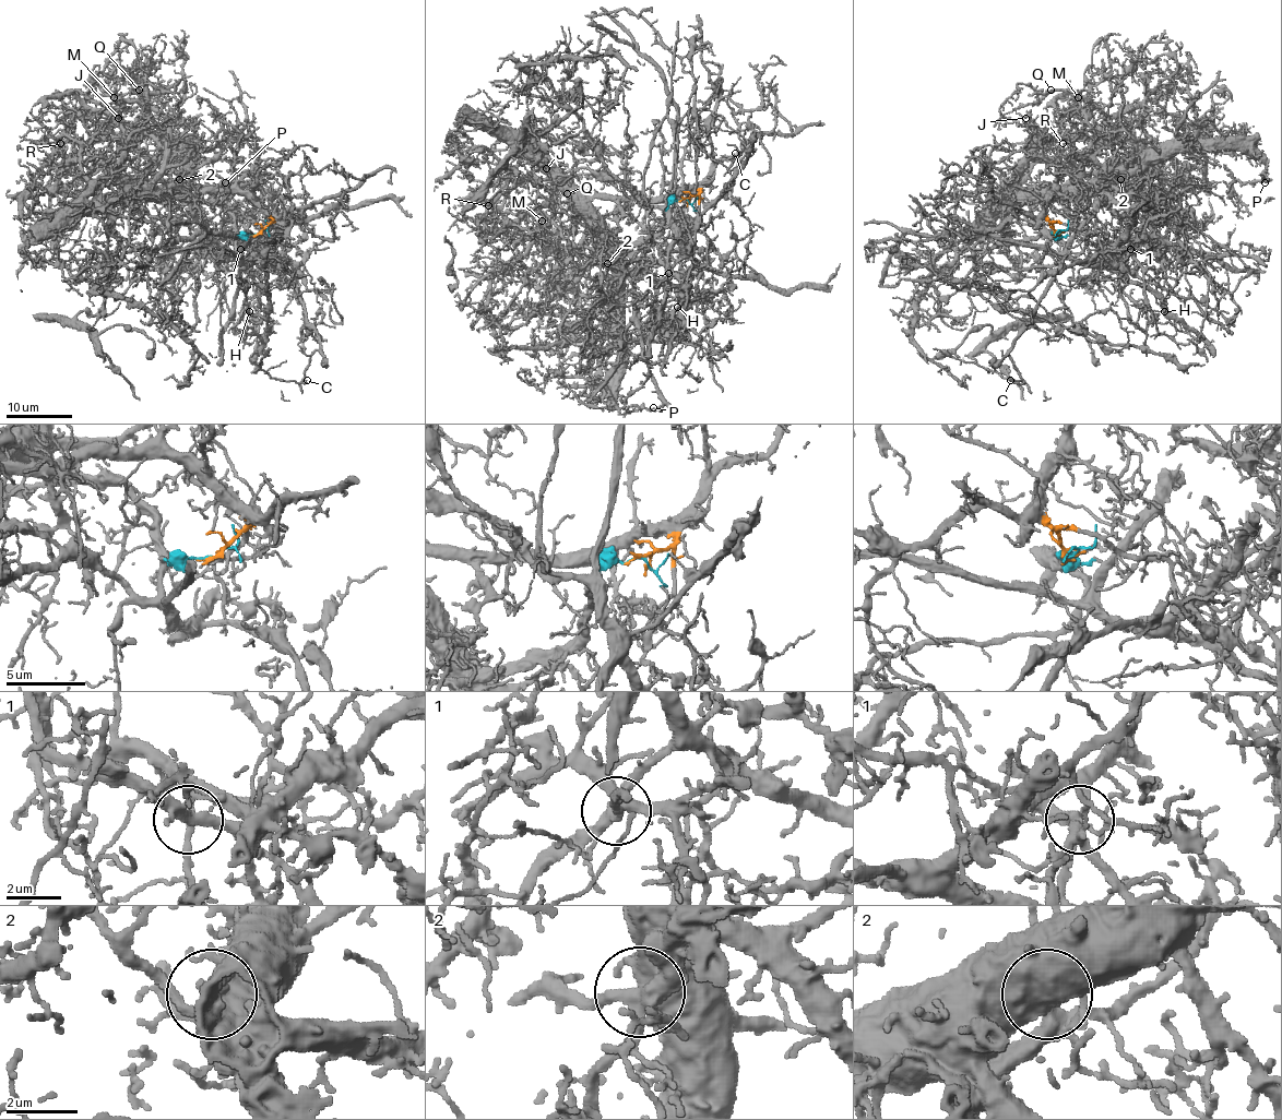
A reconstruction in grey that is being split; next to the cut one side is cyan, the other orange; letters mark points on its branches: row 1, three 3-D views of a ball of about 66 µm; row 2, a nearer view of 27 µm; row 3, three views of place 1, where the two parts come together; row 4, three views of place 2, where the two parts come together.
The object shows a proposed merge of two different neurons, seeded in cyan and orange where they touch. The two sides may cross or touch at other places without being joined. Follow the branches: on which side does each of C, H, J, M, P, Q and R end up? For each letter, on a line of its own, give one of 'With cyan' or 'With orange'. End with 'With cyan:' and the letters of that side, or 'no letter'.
C: With cyan
H: With cyan
J: With orange
M: With orange
P: With orange
Q: With orange
R: With orange
With cyan: C, H

